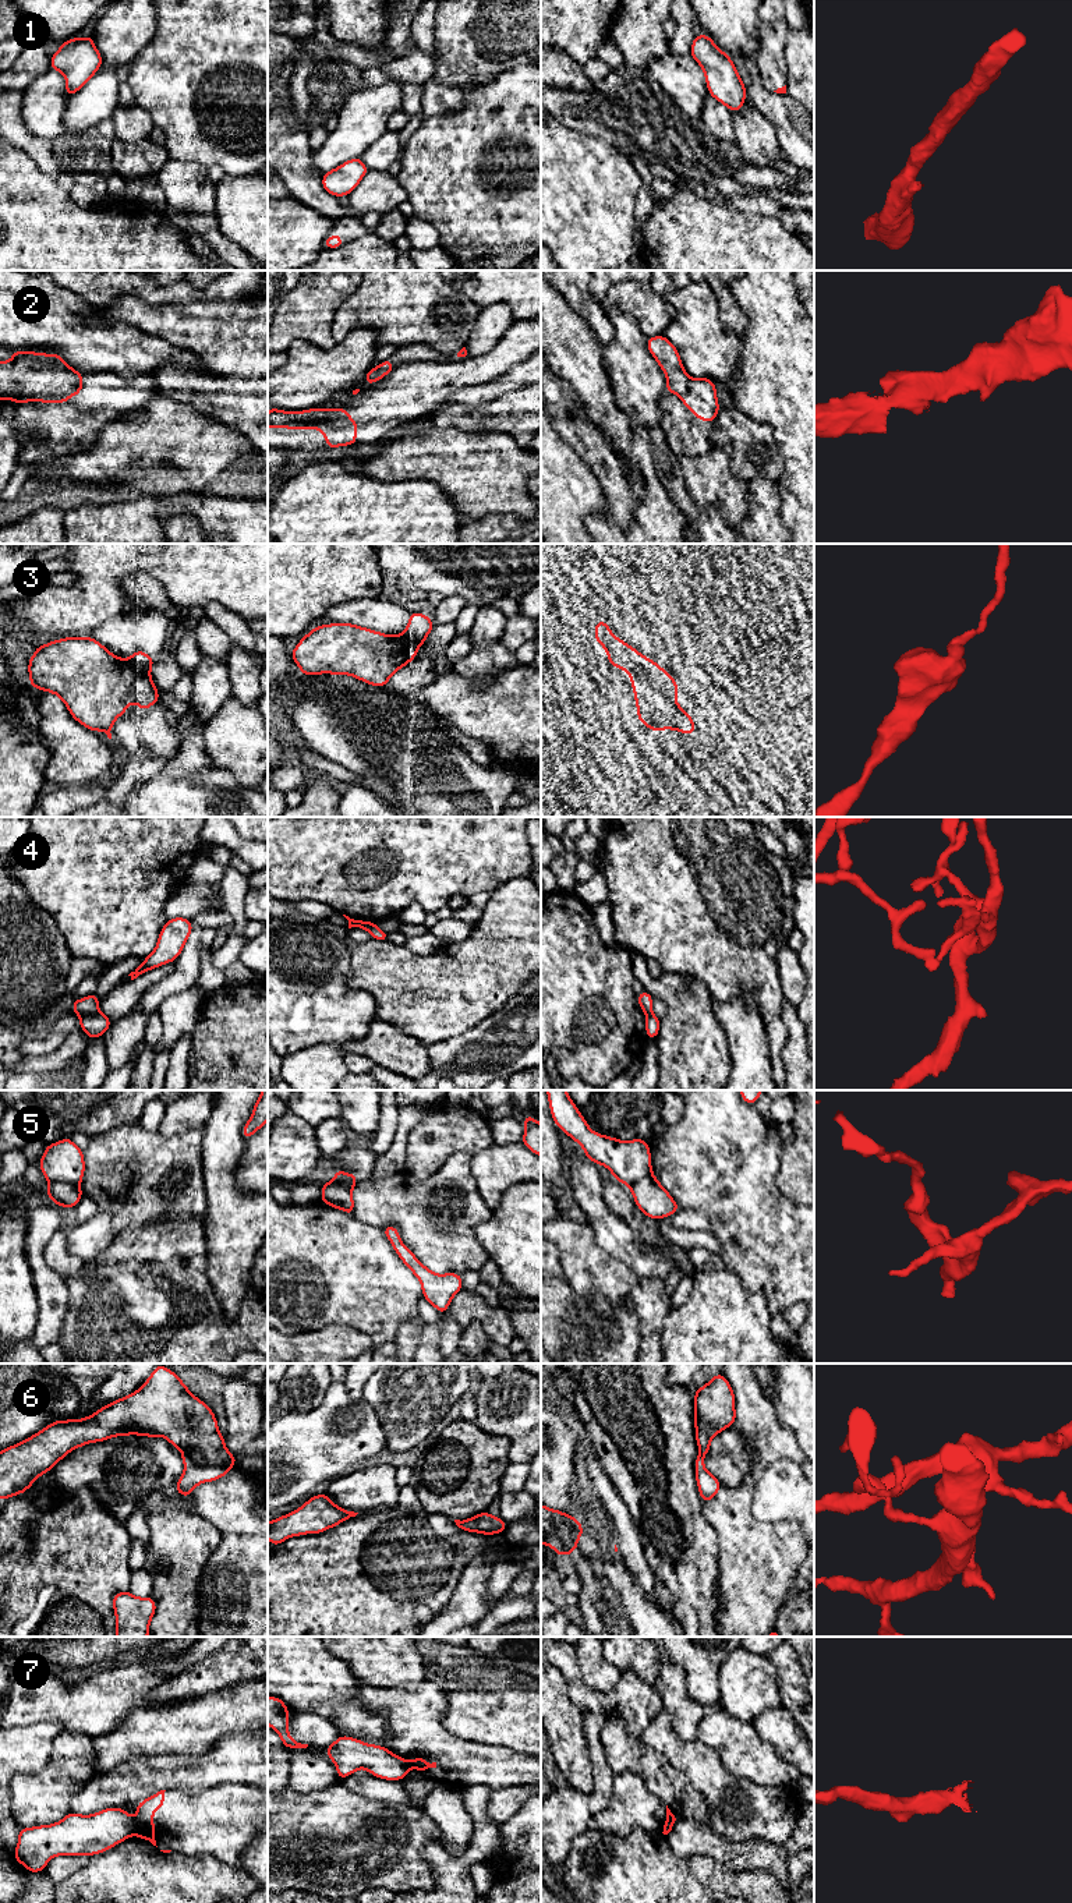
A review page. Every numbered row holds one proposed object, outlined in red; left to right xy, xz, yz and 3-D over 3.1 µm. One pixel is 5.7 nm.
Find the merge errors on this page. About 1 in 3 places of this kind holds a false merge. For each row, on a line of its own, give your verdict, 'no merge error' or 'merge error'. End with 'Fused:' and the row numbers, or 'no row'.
1: no merge error
2: merge error
3: merge error
4: merge error
5: merge error
6: merge error
7: merge error
Fused: 2, 3, 4, 5, 6, 7

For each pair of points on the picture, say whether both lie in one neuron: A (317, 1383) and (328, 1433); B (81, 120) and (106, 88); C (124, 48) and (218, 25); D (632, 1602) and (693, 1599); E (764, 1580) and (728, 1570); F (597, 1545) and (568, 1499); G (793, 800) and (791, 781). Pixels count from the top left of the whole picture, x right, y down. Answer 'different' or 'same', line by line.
A: different
B: same
C: different
D: different
E: same
F: different
G: same

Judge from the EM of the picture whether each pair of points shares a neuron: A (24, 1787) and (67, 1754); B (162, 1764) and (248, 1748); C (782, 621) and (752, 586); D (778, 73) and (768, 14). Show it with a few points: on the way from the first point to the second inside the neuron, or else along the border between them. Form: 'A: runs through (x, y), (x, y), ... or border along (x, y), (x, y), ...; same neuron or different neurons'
A: runs through (35, 1787), (59, 1765); same neuron
B: runs through (183, 1775), (204, 1775), (215, 1767), (227, 1762); same neuron
C: runs through (774, 612), (759, 594); same neuron
D: runs through (771, 59), (770, 28); same neuron

